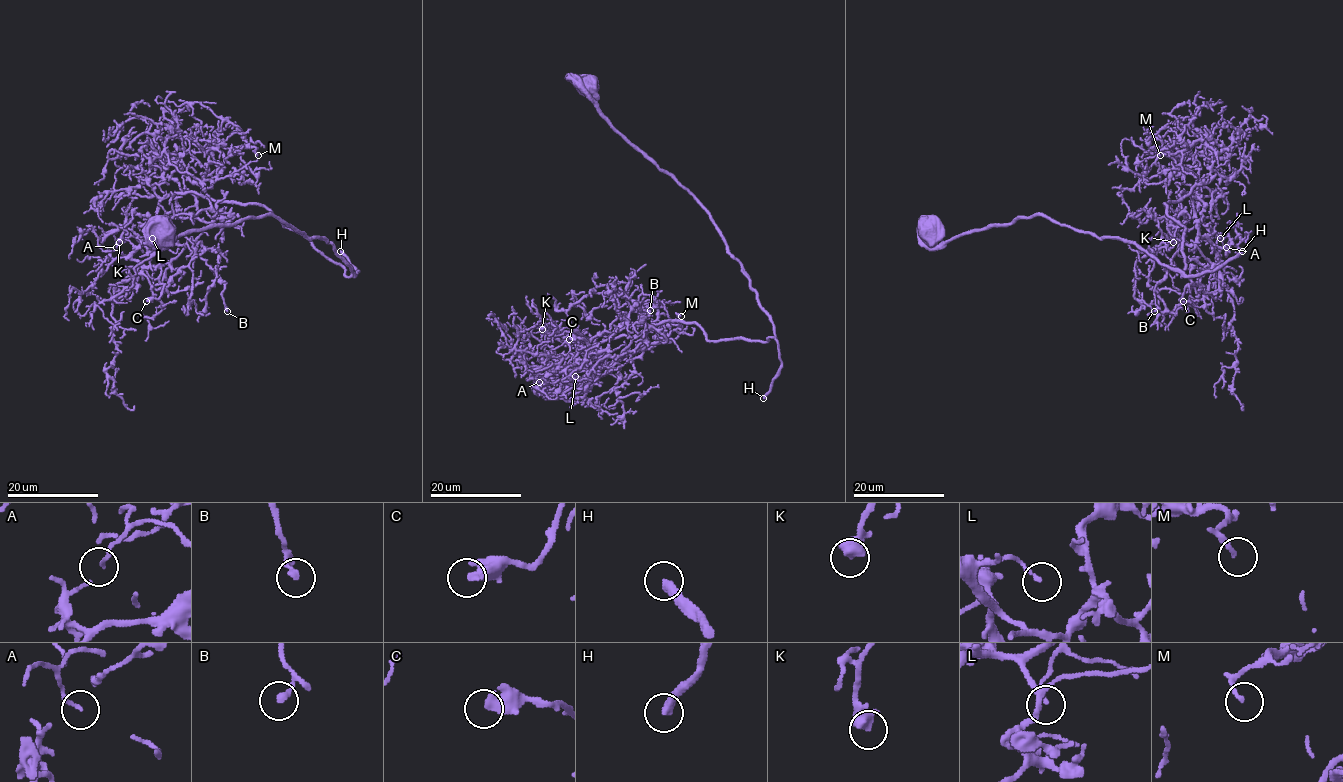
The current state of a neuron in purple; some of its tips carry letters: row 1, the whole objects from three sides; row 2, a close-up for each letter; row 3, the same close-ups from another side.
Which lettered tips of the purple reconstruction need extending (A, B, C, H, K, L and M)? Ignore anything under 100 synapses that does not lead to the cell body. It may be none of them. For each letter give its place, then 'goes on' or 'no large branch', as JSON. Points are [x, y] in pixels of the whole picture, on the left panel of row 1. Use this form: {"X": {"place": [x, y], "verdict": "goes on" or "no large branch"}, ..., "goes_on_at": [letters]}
{"A": {"place": [116, 247], "verdict": "no large branch"}, "B": {"place": [227, 311], "verdict": "no large branch"}, "C": {"place": [146, 301], "verdict": "no large branch"}, "H": {"place": [340, 251], "verdict": "goes on"}, "K": {"place": [119, 242], "verdict": "no large branch"}, "L": {"place": [152, 238], "verdict": "no large branch"}, "M": {"place": [258, 155], "verdict": "no large branch"}, "goes_on_at": ["H"]}

